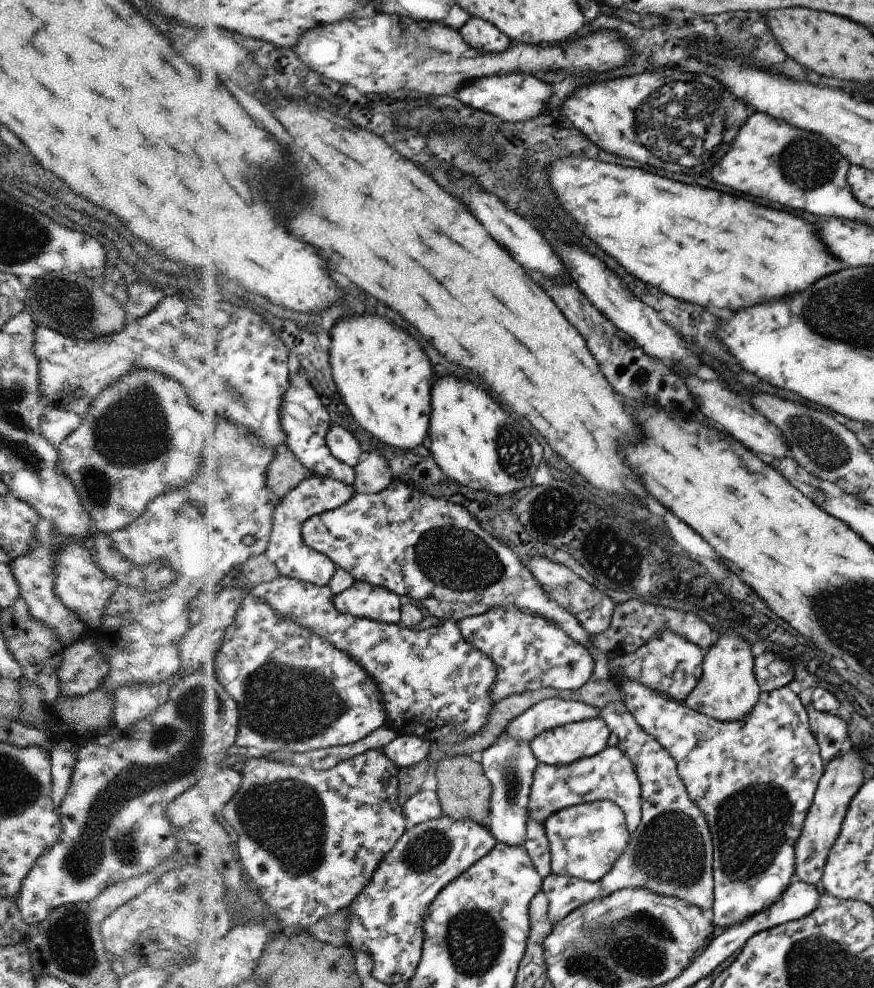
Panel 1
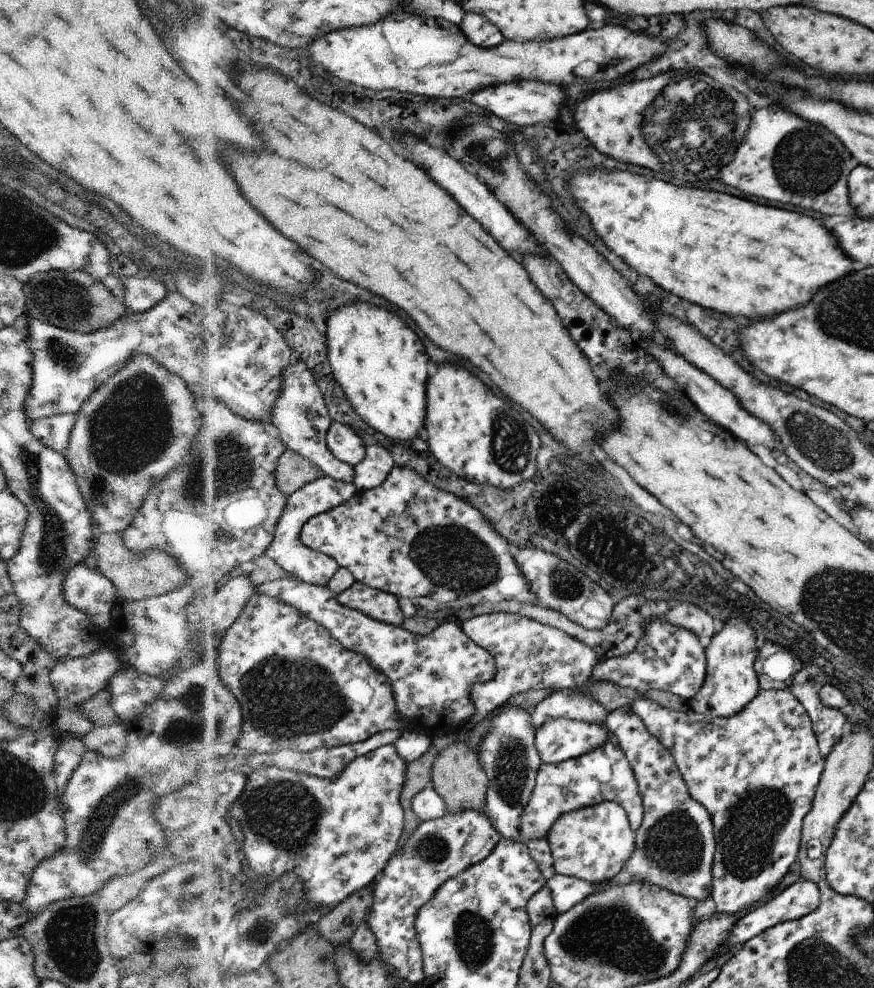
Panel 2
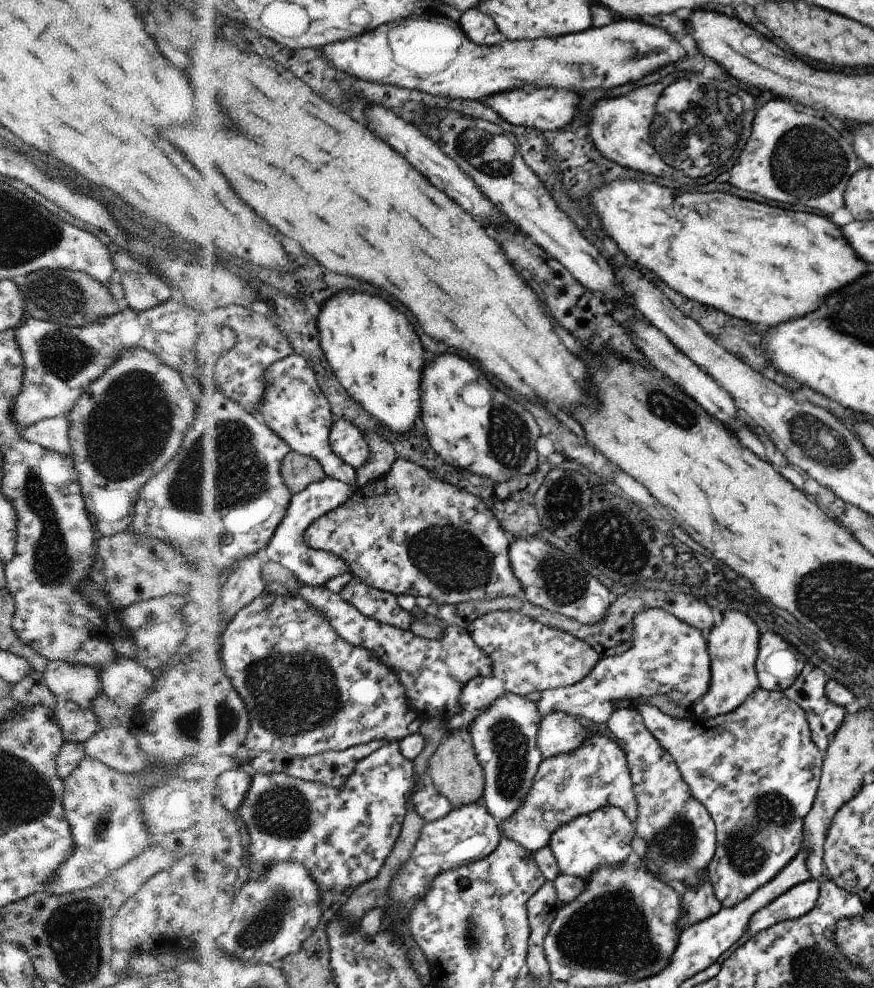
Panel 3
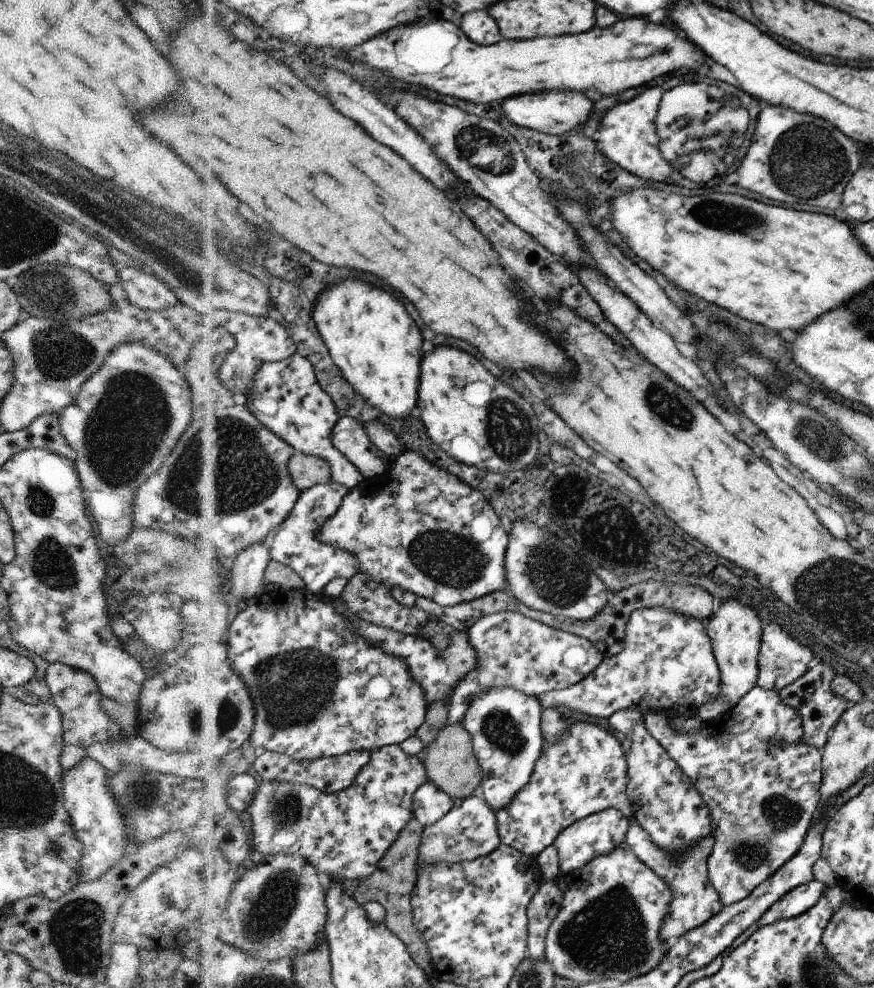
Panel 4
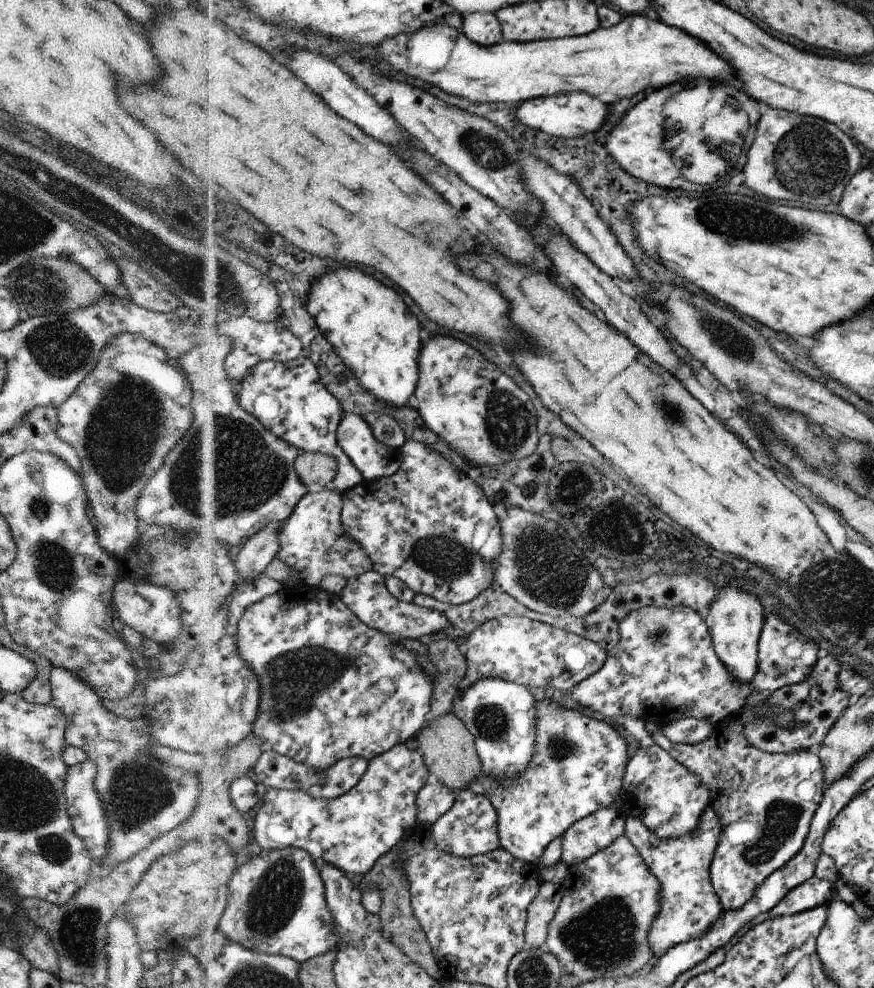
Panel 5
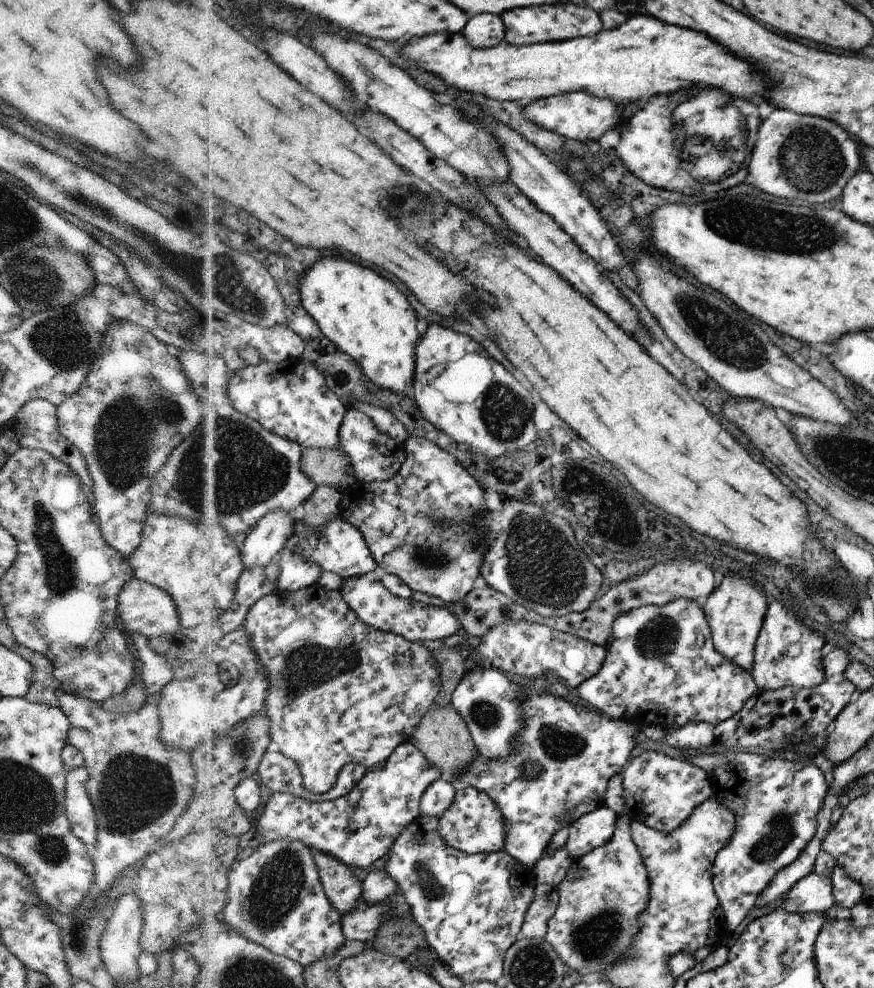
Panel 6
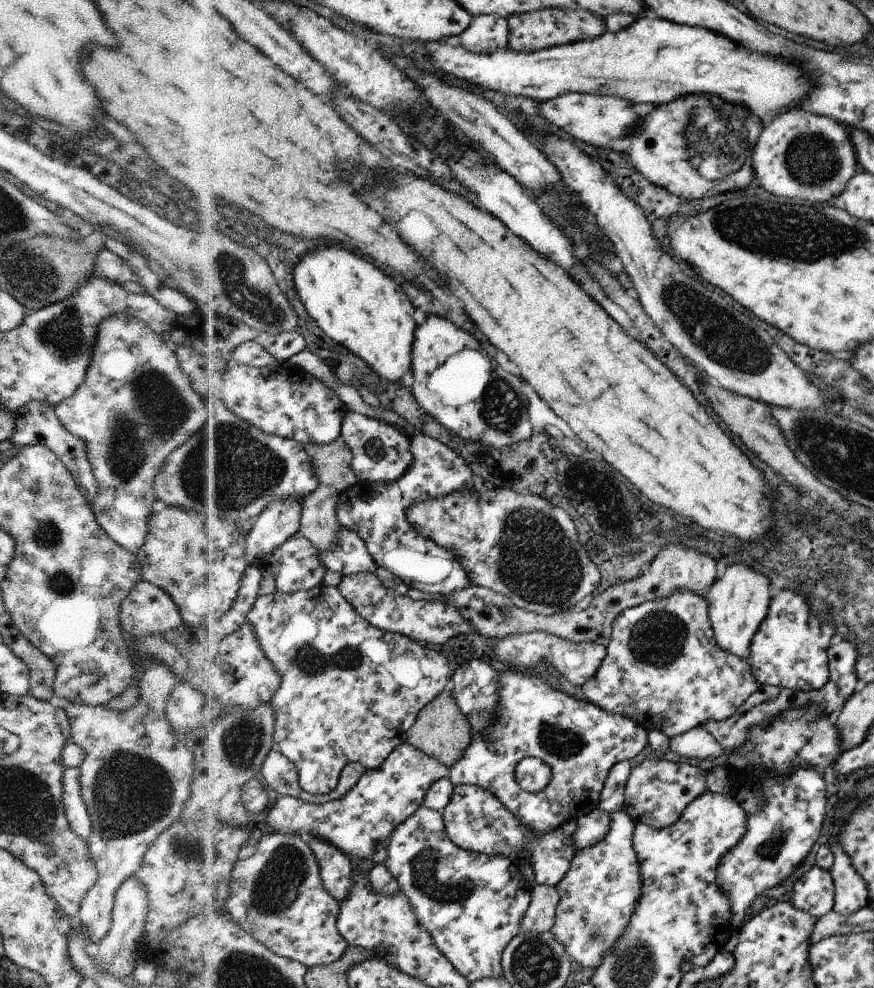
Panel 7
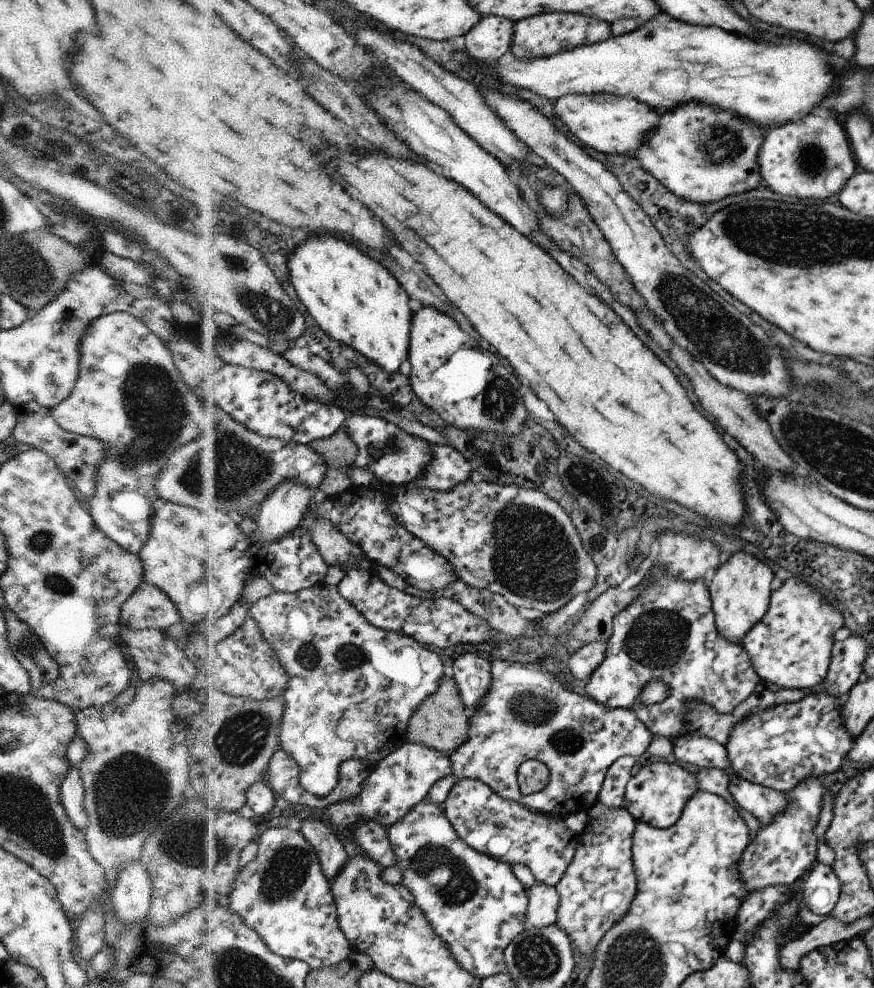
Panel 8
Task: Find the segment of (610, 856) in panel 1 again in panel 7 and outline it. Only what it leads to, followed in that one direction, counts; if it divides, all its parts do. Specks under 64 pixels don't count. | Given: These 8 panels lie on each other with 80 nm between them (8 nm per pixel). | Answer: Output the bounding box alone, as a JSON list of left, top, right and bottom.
[572,809,610,849]

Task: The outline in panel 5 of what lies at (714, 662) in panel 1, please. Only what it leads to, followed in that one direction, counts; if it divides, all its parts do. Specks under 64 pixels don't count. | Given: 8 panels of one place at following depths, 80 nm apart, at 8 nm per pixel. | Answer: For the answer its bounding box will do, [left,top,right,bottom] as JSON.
[704,588,765,683]

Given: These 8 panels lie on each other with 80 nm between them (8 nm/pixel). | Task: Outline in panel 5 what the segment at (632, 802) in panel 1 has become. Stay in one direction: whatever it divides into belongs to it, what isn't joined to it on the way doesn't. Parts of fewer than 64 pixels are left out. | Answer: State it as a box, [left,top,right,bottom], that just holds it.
[474,699,630,864]

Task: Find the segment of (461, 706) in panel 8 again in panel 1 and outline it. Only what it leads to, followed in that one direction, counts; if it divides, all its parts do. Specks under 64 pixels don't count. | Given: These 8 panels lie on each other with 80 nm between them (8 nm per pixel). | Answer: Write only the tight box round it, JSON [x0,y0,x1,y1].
[436,756,494,828]

